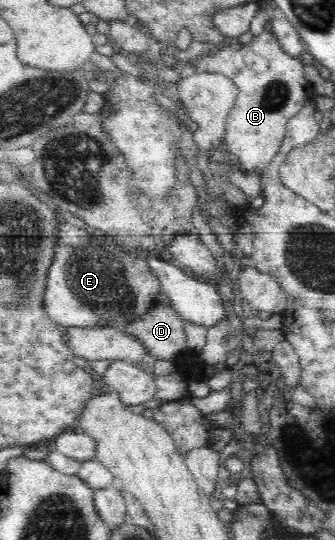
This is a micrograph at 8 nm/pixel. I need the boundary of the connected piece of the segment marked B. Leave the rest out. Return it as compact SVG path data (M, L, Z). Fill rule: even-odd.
M263 32L248 44L221 46L198 57L196 72L222 73L239 88L233 109L228 113L225 145L236 156L239 167L257 175L271 165L277 155L289 119L297 115L305 103L312 100L311 83L305 79L305 65L299 57L287 55L278 44L276 35Z

